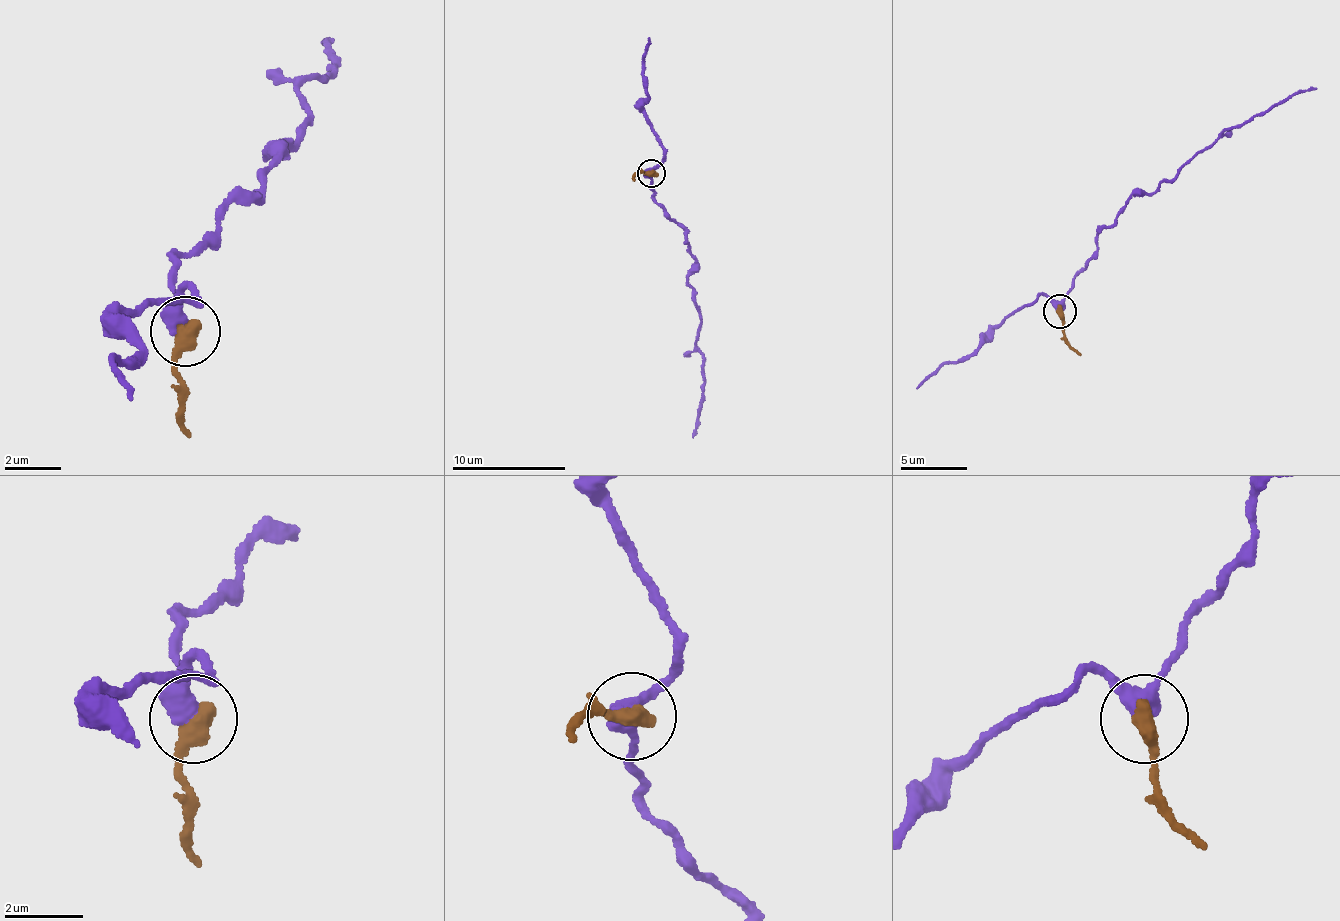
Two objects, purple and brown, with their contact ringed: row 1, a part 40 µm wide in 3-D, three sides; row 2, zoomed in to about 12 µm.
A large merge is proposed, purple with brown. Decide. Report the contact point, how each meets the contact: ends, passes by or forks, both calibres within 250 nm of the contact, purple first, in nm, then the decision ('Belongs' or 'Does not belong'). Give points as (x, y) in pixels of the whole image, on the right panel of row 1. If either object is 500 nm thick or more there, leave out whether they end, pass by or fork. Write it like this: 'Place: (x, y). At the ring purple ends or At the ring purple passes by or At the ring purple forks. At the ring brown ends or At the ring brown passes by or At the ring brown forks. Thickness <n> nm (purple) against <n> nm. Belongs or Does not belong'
Place: (1060, 311). Thickness 400 nm (purple) against 550 nm. Does not belong

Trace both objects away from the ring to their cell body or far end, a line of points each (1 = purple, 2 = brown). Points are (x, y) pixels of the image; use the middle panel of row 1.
1: (651, 172), (656, 202), (684, 229), (694, 259), (689, 281), (705, 381), (693, 437)
2: (651, 172), (637, 169), (633, 179)

